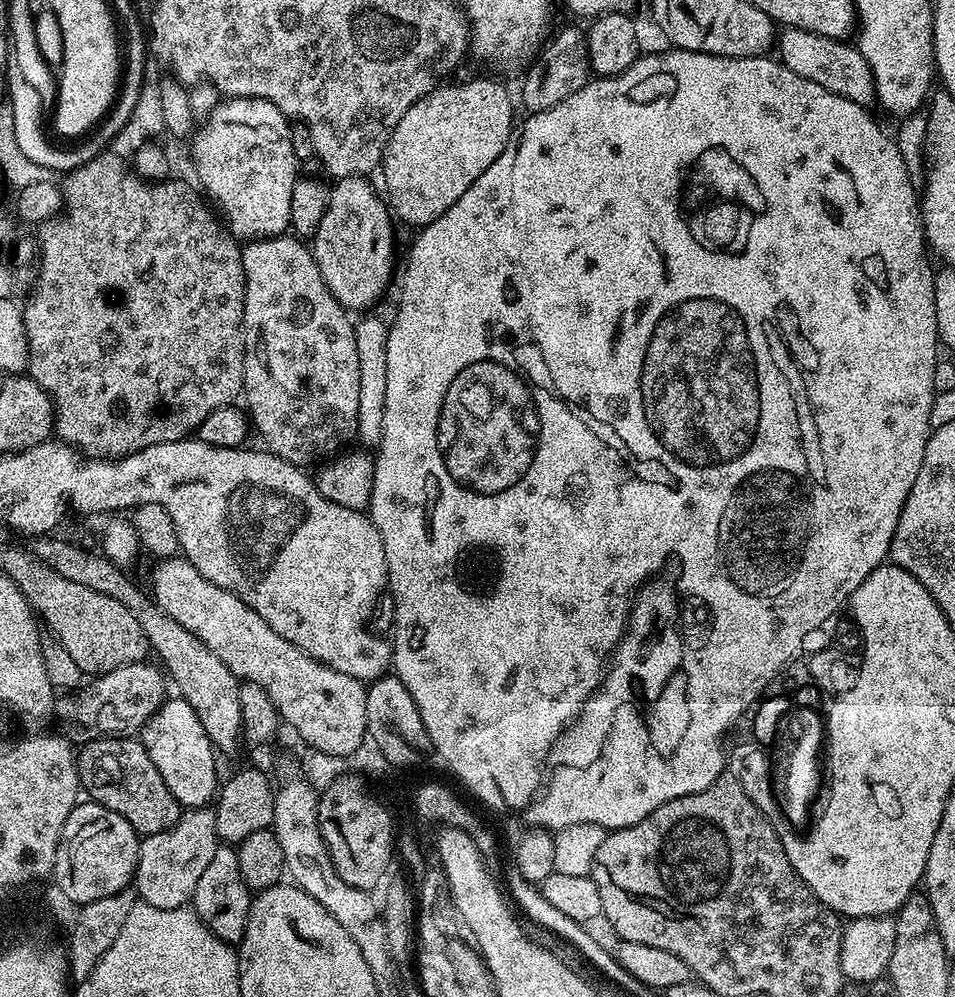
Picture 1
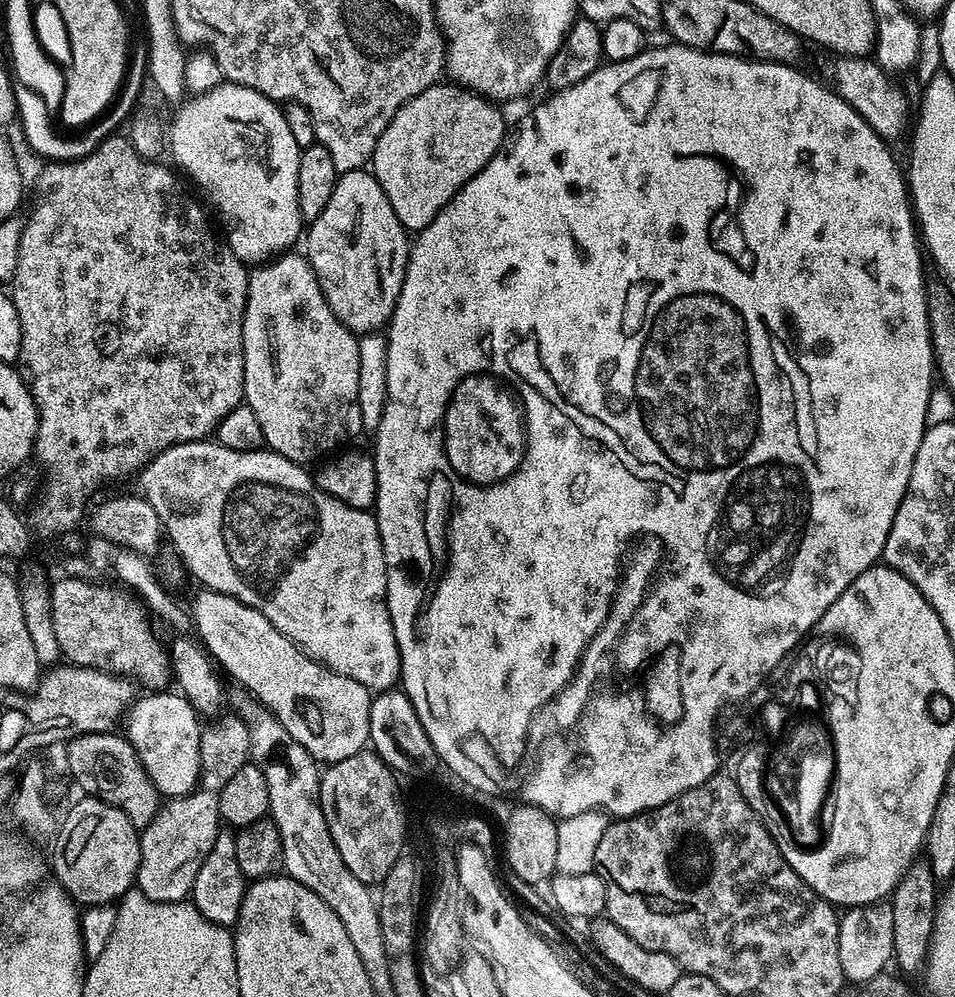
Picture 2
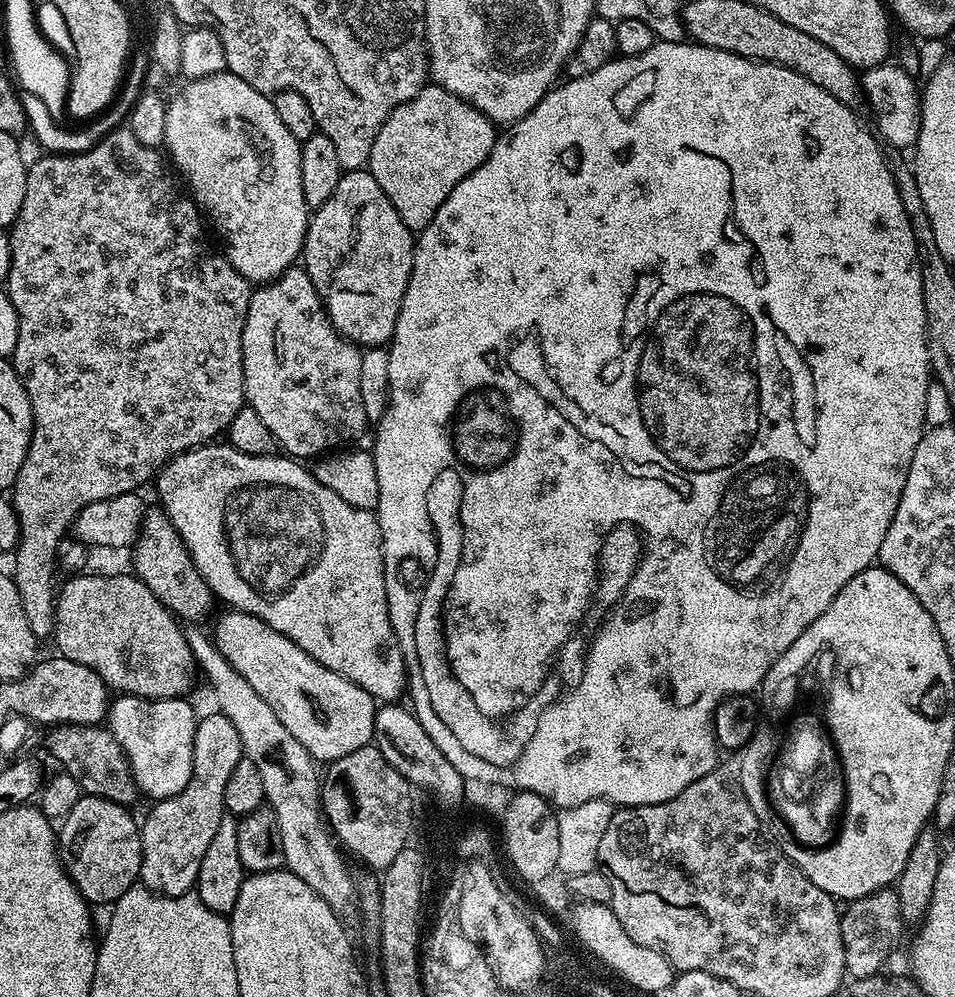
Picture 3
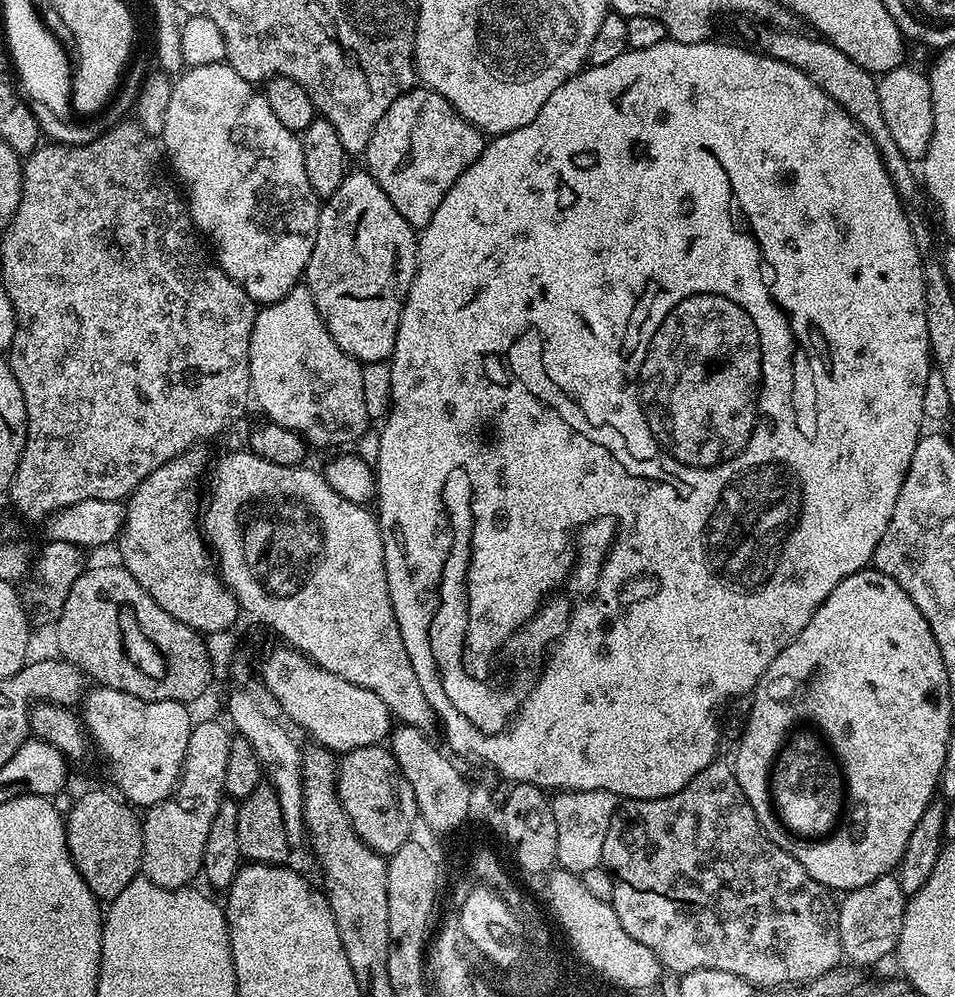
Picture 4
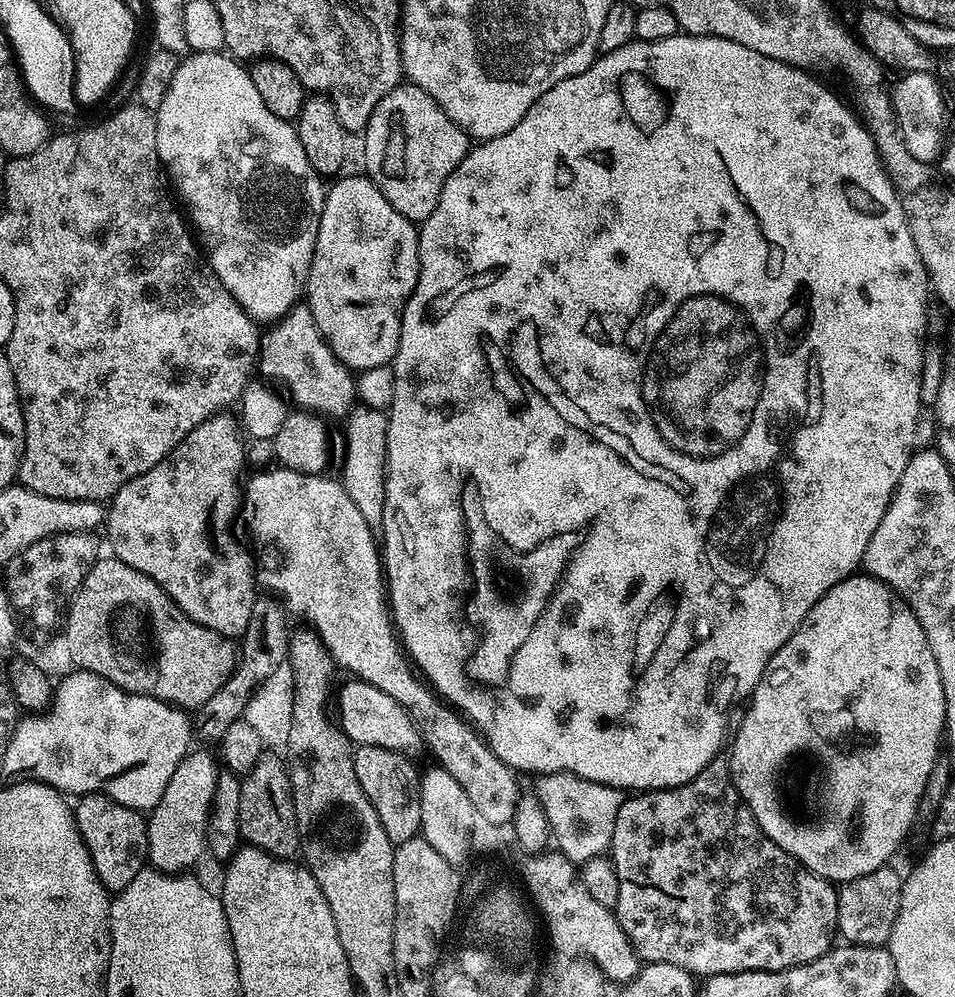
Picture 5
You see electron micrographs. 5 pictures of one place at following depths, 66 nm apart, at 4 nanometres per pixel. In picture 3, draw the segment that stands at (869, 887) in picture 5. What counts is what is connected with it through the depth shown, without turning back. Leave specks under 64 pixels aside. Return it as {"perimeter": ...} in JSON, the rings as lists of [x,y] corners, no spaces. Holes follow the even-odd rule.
{"perimeter":[[[879,888],[874,894],[866,894],[866,898],[851,901],[840,917],[847,975],[853,981],[877,975],[900,940],[900,928],[902,921],[898,894],[892,888]]]}

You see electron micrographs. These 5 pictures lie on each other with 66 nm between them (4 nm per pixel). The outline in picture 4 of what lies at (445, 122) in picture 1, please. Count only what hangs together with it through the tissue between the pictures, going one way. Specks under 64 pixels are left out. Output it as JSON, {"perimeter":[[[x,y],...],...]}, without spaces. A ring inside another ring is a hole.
{"perimeter":[[[420,90],[399,96],[390,110],[382,114],[368,144],[366,168],[378,186],[382,186],[386,198],[394,202],[394,210],[398,210],[413,229],[422,230],[430,218],[434,218],[434,210],[438,210],[461,172],[478,159],[485,143],[485,133],[469,120],[463,120],[442,94]],[[415,140],[421,149],[414,149],[411,156],[408,147]]]}

